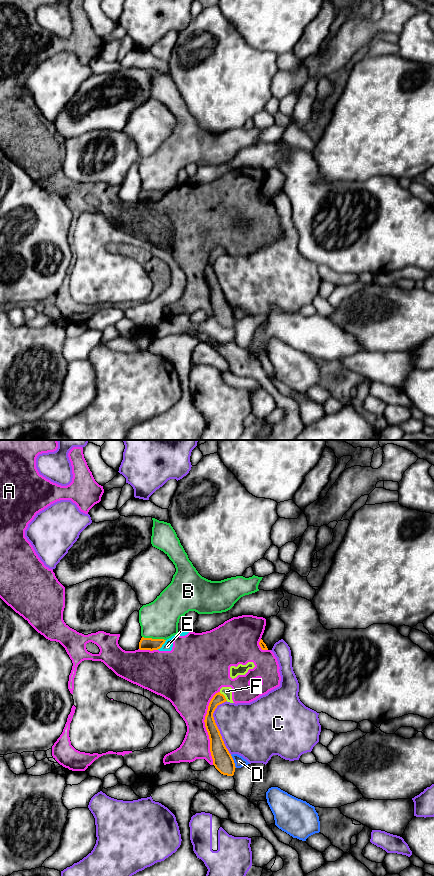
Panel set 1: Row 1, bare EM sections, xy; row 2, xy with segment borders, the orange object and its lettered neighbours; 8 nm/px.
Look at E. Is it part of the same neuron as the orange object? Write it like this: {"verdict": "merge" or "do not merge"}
{"verdict": "do not merge"}

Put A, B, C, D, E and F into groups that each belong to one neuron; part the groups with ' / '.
A E F / B / C / D

